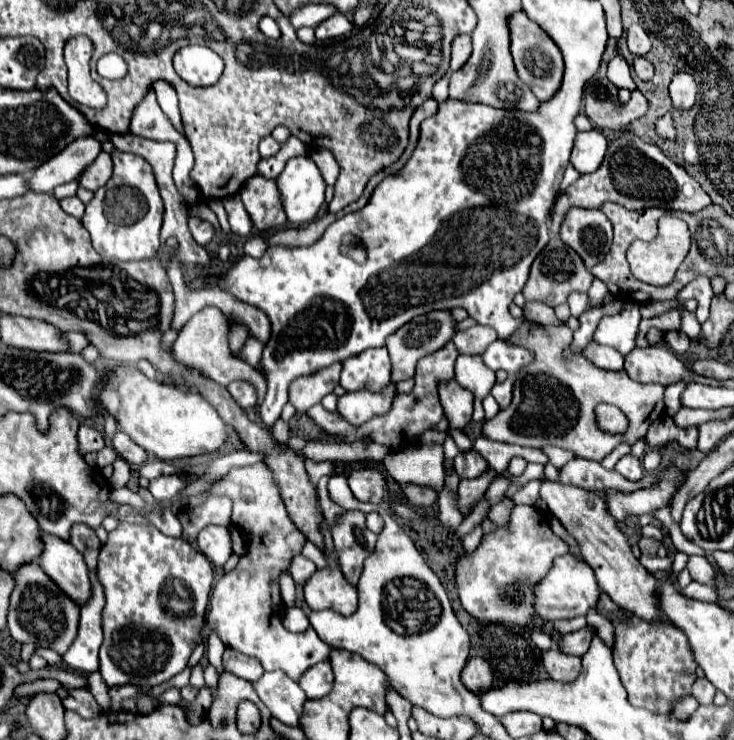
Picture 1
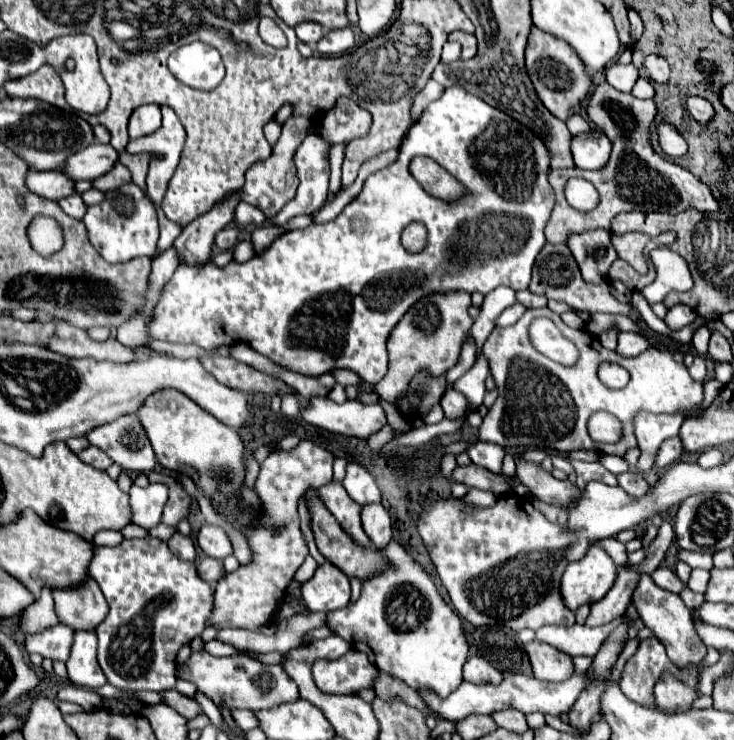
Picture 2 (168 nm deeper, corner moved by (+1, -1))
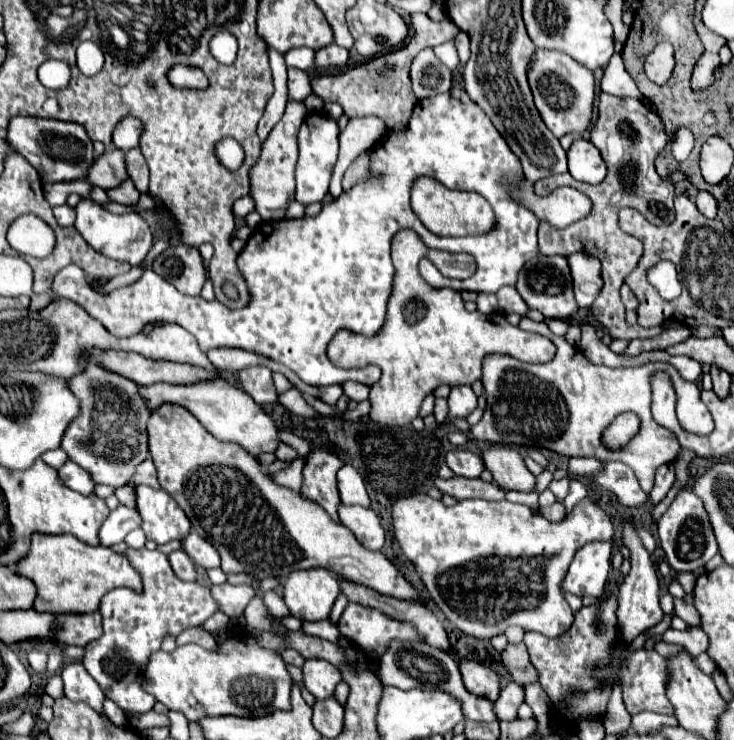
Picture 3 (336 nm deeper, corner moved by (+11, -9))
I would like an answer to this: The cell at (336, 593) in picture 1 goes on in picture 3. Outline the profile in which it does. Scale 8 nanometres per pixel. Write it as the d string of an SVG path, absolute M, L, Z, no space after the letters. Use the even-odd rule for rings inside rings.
M324 567L294 571L284 583L284 601L294 617L306 621L328 619L340 587L336 577Z

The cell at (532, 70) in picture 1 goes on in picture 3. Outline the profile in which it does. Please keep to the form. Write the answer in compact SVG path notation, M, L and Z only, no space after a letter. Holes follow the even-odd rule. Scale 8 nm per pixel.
M538 49L528 65L528 83L542 121L556 137L566 133L582 133L590 125L594 105L594 75L588 67L576 63L572 57L560 51Z

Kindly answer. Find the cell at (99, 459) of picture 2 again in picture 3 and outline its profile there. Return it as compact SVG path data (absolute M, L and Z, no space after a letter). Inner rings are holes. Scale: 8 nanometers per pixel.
M66 461L64 467L58 469L60 479L74 491L82 493L82 495L90 495L96 487L96 483L92 483L92 475L88 475L88 471L84 471L80 465Z

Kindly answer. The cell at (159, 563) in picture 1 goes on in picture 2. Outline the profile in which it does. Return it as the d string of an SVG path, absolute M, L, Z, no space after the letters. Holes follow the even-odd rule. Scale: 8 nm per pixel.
M154 537L124 539L116 547L98 547L90 563L90 577L100 585L110 613L96 627L98 663L108 683L130 691L168 691L176 685L176 653L182 645L200 635L210 619L214 595L210 585L198 577L196 563L178 559L164 541Z

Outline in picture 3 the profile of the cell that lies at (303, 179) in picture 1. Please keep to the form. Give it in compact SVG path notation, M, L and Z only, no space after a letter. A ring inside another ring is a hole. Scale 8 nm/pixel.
M310 113L300 127L298 133L300 143L300 157L296 163L296 201L304 207L318 203L328 193L330 175L338 155L338 123L324 113Z

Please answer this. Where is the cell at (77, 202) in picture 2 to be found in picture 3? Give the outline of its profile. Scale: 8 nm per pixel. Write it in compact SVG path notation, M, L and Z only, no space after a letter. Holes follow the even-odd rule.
M60 205L60 207L54 209L54 217L56 217L58 225L70 227L74 223L74 219L76 219L76 213L74 213L74 209L70 205Z

